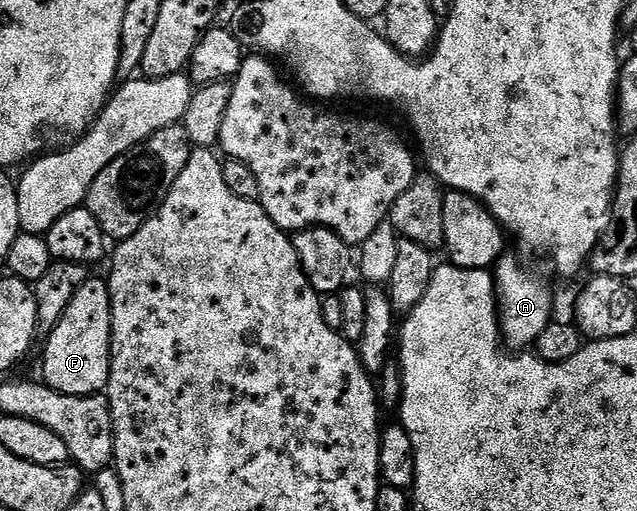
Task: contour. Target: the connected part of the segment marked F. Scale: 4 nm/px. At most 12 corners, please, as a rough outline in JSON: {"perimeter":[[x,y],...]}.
{"perimeter":[[88,278],[45,337],[42,376],[69,396],[105,393],[110,289]]}

